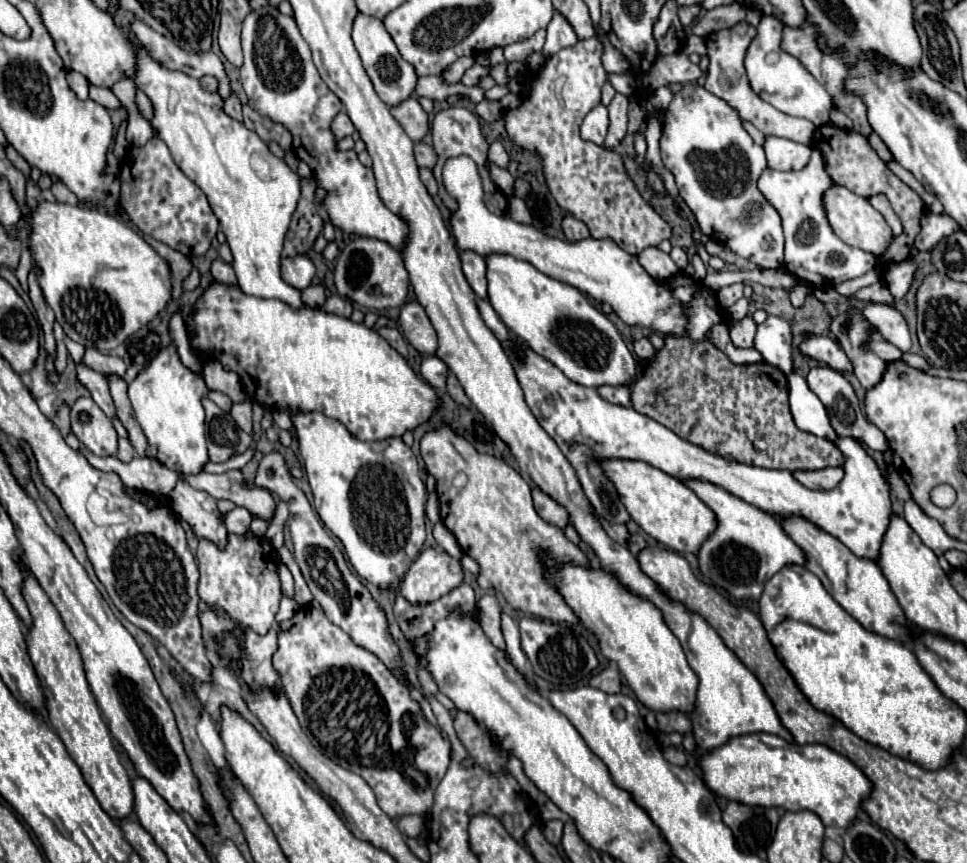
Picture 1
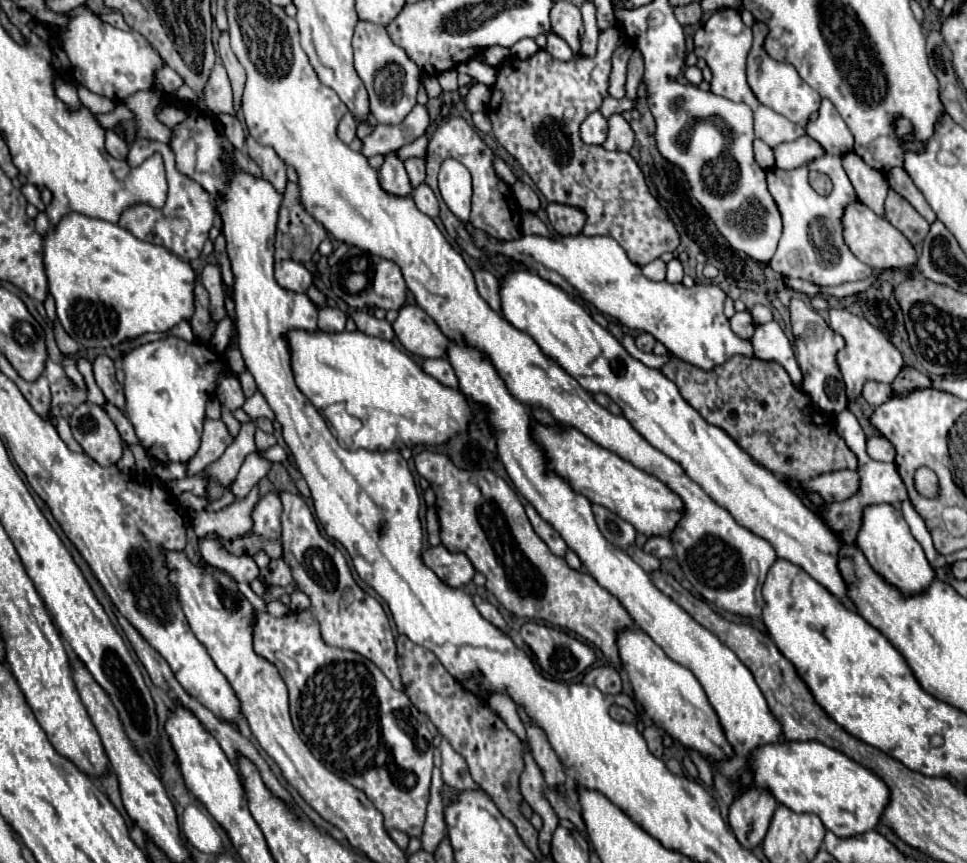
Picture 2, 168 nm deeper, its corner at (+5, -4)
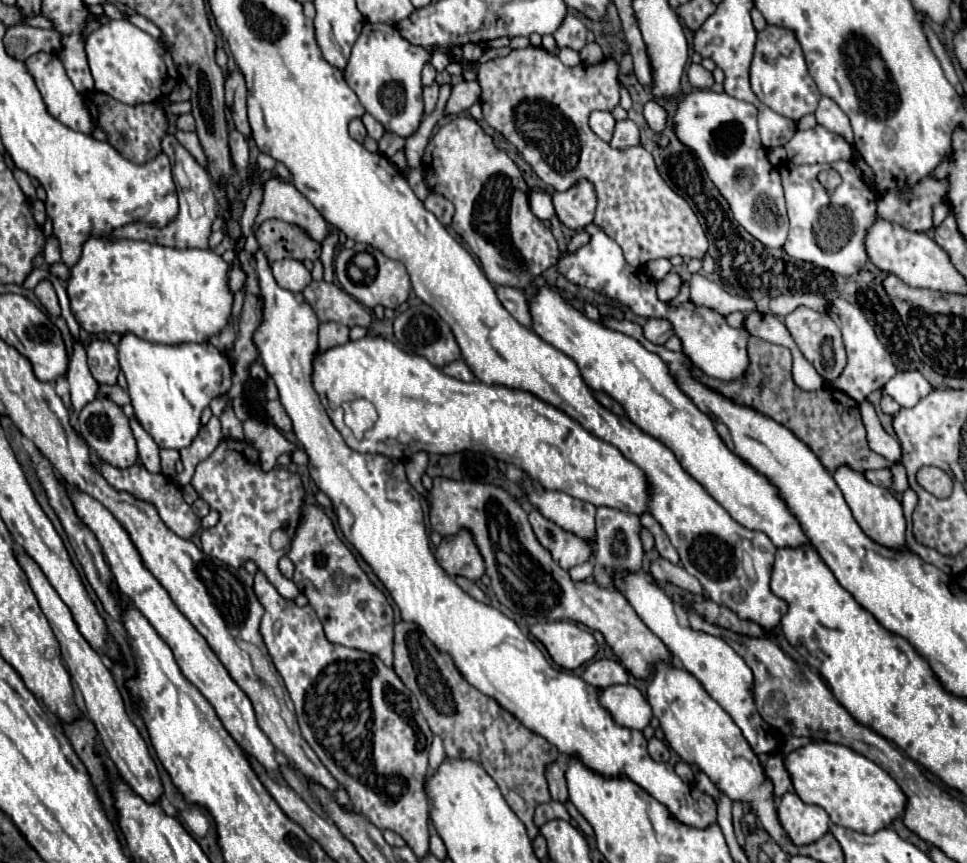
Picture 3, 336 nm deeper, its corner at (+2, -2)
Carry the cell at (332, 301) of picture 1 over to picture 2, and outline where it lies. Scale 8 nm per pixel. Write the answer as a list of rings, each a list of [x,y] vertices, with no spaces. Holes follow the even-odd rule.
[[[325,307],[319,309],[319,329],[327,331],[327,333],[341,333],[345,331],[345,321],[347,315],[341,309],[333,309],[333,307]]]

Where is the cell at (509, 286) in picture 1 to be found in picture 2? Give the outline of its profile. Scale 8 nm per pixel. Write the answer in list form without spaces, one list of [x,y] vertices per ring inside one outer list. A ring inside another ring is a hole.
[[[511,271],[509,275],[505,275],[505,279],[501,283],[501,303],[503,303],[503,317],[513,327],[529,333],[537,341],[537,345],[541,345],[543,353],[549,353],[549,357],[557,357],[557,361],[561,361],[561,365],[565,365],[565,371],[571,377],[577,377],[579,385],[585,391],[609,395],[621,407],[625,419],[655,449],[659,449],[661,453],[665,453],[667,457],[677,461],[685,469],[689,479],[693,479],[697,485],[701,485],[703,491],[717,505],[727,509],[739,525],[743,525],[751,533],[767,539],[773,545],[777,557],[783,557],[783,559],[799,565],[801,569],[805,569],[813,579],[817,579],[835,597],[839,597],[843,601],[843,605],[853,609],[853,603],[847,597],[847,585],[837,569],[839,539],[835,537],[835,533],[829,531],[829,527],[811,509],[807,509],[803,505],[803,501],[789,489],[789,485],[783,479],[779,479],[775,473],[771,473],[769,469],[765,469],[763,465],[753,461],[723,429],[707,423],[681,397],[677,385],[671,379],[667,379],[659,369],[651,369],[651,367],[643,365],[641,361],[633,359],[625,351],[625,347],[607,329],[603,329],[599,323],[595,323],[591,319],[591,315],[579,303],[575,303],[561,287],[541,279],[533,271]]]

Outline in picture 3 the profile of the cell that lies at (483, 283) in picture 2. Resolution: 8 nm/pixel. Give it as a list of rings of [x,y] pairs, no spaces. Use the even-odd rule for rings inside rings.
[[[498,285],[496,287],[496,295],[500,299],[500,303],[504,305],[504,309],[524,327],[530,327],[530,313],[528,313],[528,301],[526,295],[514,287],[504,287]]]

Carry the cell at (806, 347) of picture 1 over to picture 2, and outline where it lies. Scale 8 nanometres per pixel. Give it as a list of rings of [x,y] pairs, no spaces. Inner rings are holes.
[[[830,308],[829,326],[835,333],[842,335],[846,342],[845,348],[837,353],[837,363],[841,367],[849,401],[861,395],[867,381],[891,383],[893,377],[897,377],[897,373],[903,369],[903,357],[899,349],[885,337],[885,333],[873,327],[863,316],[853,314],[845,308]]]

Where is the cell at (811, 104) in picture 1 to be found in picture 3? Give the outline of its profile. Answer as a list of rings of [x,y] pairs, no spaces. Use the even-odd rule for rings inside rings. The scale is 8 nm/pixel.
[[[768,25],[764,31],[758,33],[756,51],[750,67],[750,85],[764,105],[792,121],[800,121],[804,115],[814,113],[822,97],[816,83],[808,75],[802,49],[794,33],[776,25]]]

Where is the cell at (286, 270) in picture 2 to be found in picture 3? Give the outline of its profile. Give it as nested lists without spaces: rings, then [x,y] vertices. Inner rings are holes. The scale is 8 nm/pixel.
[[[282,259],[272,263],[272,273],[280,287],[294,293],[300,293],[312,281],[310,271],[304,267],[304,263],[296,259]]]

